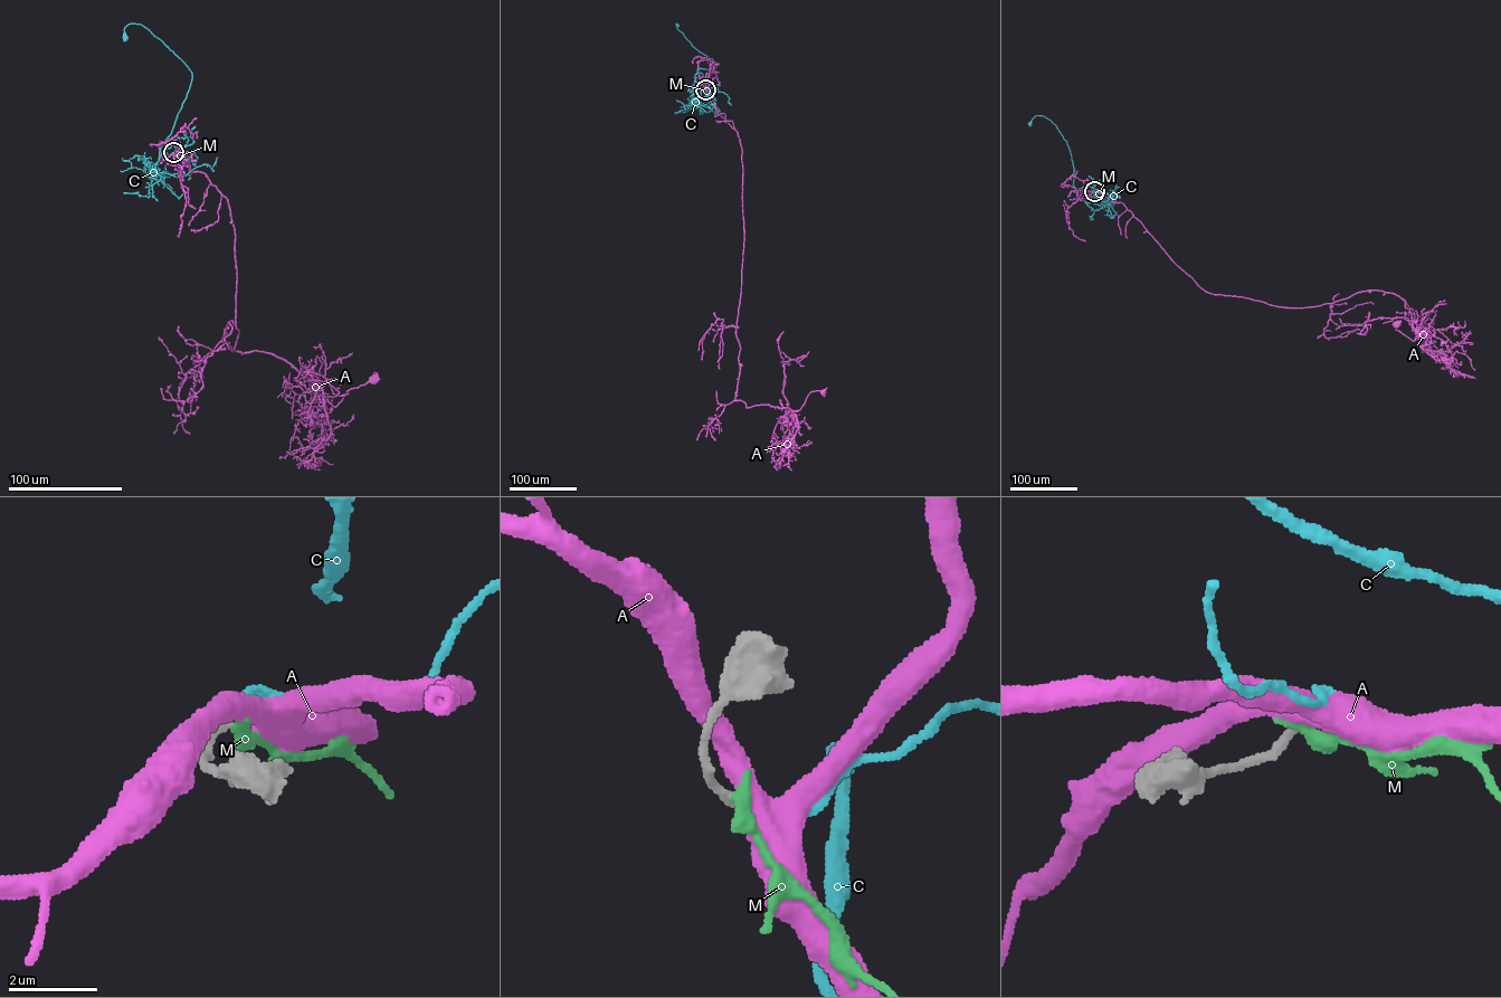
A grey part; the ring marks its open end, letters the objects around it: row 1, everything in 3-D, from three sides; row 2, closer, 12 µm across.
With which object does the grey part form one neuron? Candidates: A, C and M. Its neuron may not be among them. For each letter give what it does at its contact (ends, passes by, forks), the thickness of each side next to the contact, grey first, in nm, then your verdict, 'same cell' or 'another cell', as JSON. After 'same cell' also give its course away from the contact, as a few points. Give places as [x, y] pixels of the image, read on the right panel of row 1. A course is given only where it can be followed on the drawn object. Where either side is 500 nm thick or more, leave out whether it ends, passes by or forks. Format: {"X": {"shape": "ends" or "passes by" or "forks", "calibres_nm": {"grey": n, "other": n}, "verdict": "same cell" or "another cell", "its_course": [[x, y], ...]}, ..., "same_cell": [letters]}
{"A": {"calibres_nm": {"grey": 200, "other": 500}, "verdict": "another cell"}, "C": {"shape": "ends", "calibres_nm": {"grey": 180, "other": 190}, "verdict": "same cell", "its_course": [[1094, 191], [1093, 187], [1084, 186], [1076, 192], [1072, 157], [1056, 125], [1037, 115], [1031, 124]]}, "M": {"shape": "ends", "calibres_nm": {"grey": 240, "other": 360}, "verdict": "another cell"}, "same_cell": ["C"]}

